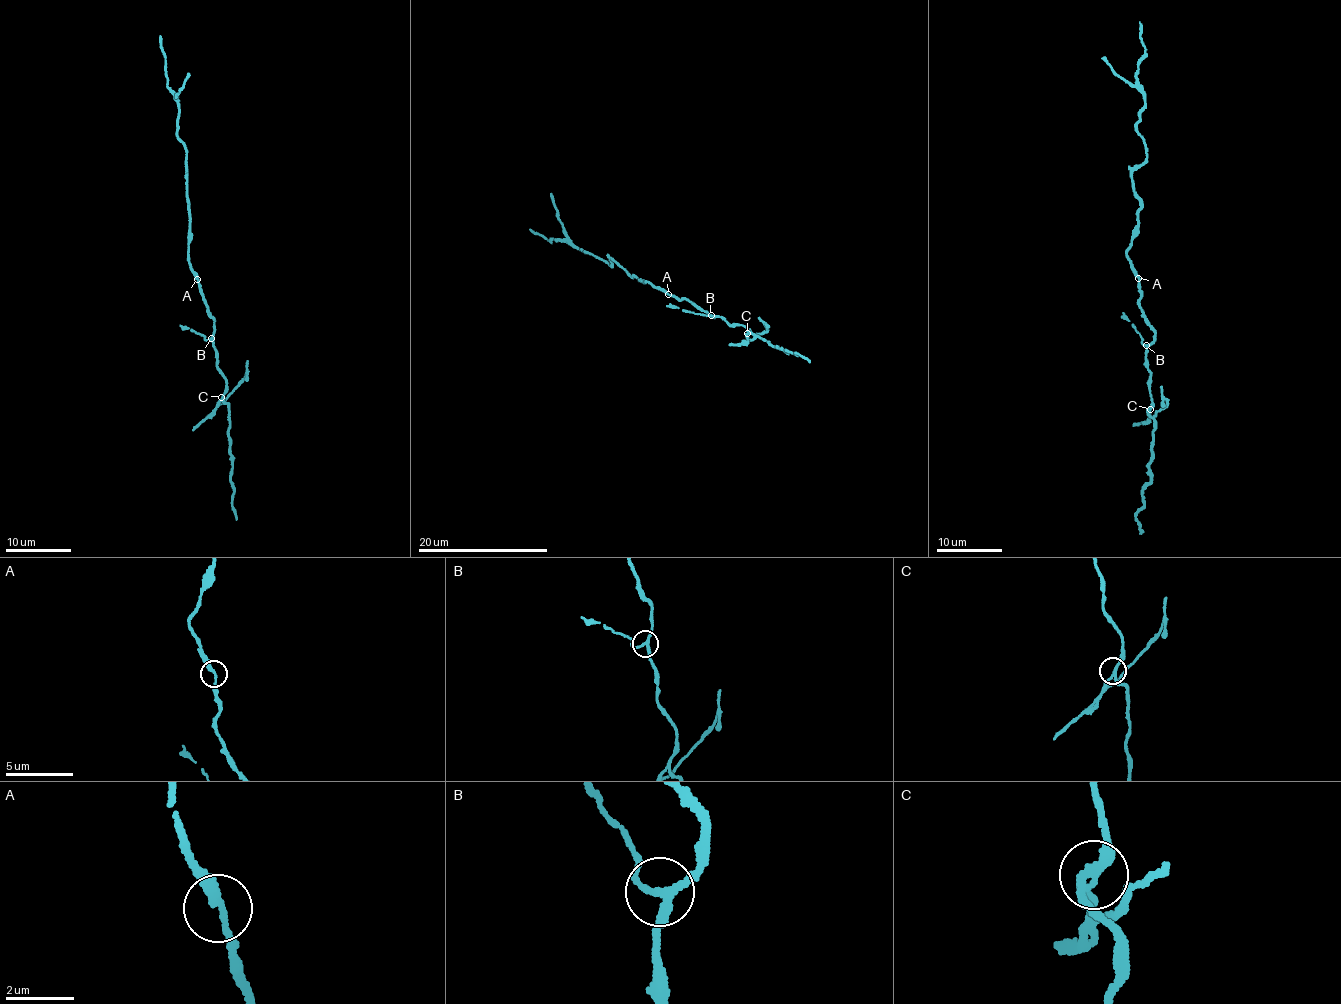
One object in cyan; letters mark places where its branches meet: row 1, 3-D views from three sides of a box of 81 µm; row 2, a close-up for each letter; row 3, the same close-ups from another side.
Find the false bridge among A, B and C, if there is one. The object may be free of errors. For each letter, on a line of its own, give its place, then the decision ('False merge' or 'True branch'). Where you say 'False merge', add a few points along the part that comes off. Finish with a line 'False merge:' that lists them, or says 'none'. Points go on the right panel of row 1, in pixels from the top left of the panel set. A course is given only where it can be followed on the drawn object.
A: Place: (1138, 278). True branch
B: Place: (1146, 345). True branch
C: Place: (1150, 409). False merge. Course of the part to remove: (1149, 409), (1152, 417), (1167, 403), (1161, 386)
False merge: C

